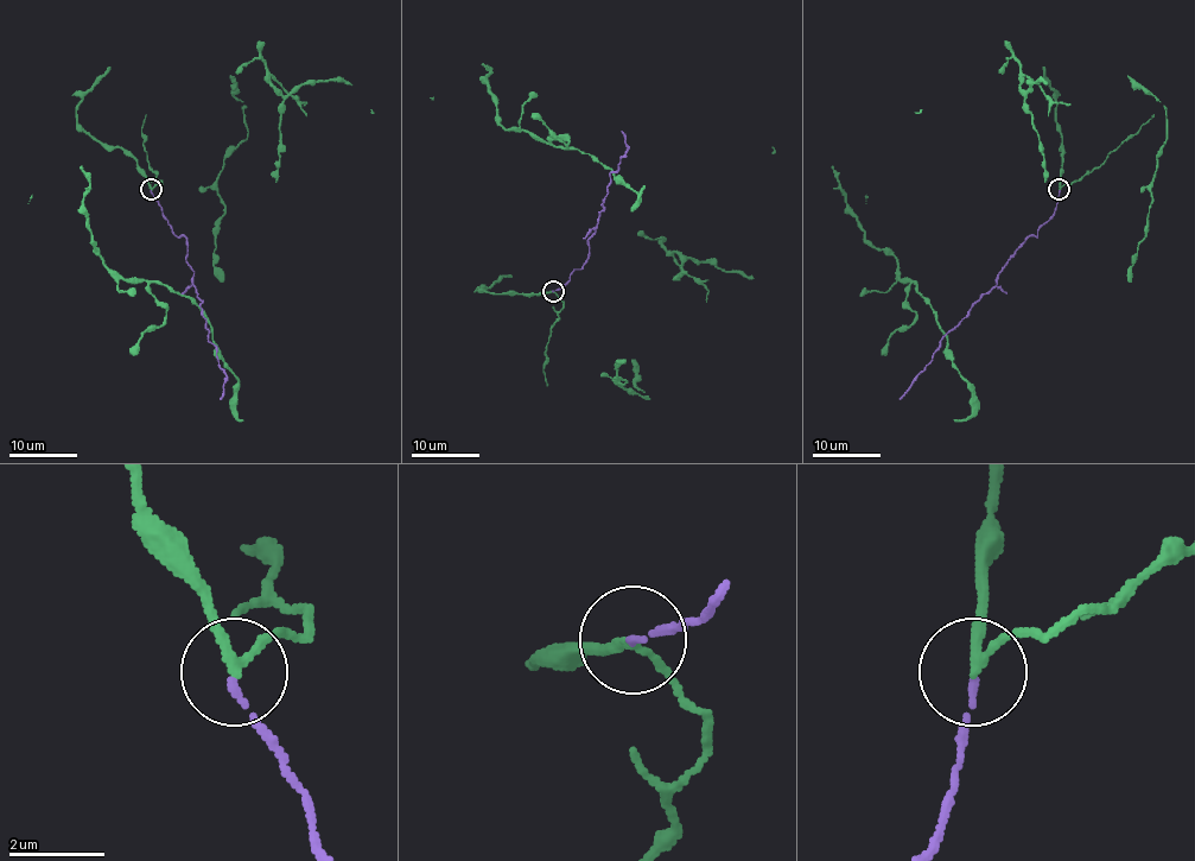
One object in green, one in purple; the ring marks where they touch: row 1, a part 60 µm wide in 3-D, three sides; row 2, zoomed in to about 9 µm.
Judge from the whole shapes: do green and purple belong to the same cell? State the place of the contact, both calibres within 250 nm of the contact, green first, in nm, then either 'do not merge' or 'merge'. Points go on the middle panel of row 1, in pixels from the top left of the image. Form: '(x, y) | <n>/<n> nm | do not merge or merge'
(553, 291) | 180/130 nm | do not merge

